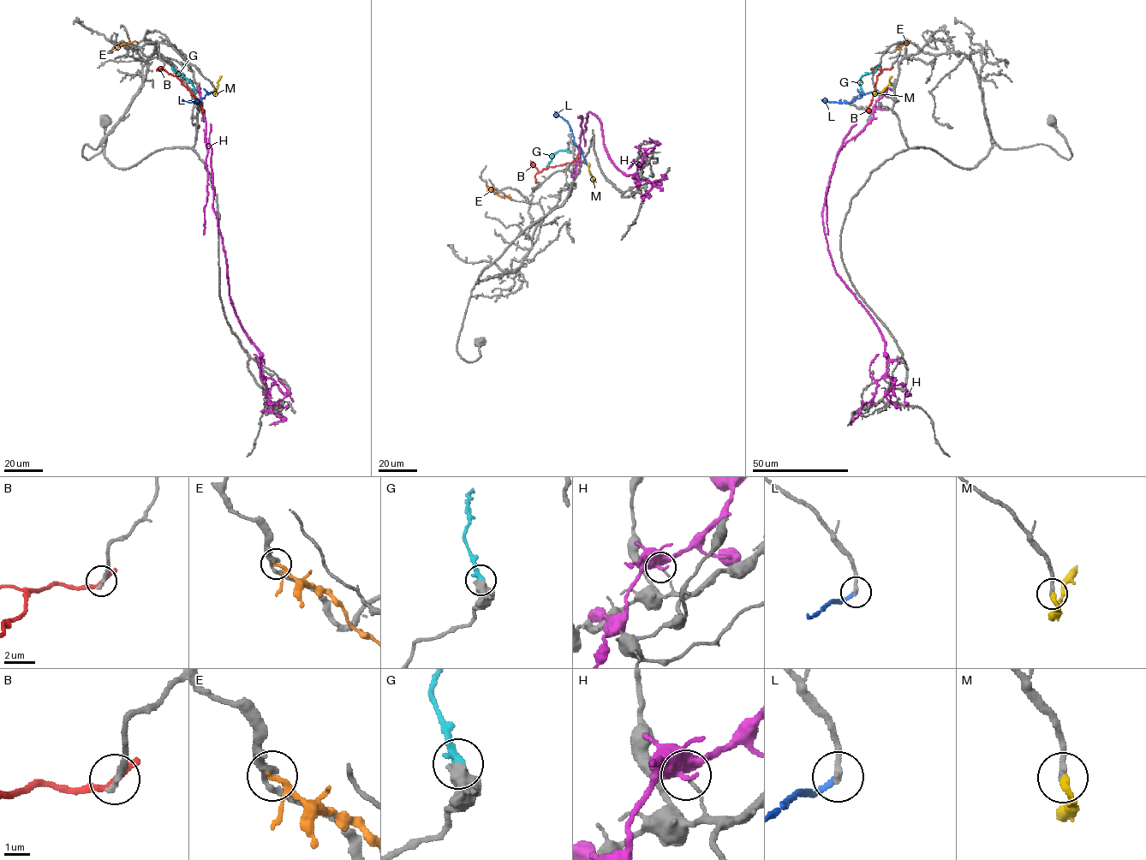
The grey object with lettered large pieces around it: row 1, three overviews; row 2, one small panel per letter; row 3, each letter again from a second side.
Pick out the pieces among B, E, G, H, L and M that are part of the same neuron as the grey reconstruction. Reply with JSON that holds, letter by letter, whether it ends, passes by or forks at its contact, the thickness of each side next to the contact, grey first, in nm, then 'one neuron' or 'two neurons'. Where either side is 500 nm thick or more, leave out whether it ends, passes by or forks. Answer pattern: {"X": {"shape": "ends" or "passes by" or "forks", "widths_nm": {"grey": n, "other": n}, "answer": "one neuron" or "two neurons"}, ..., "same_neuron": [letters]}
{"B": {"shape": "ends", "widths_nm": {"grey": 280, "other": 320}, "answer": "two neurons"}, "E": {"shape": "passes by", "widths_nm": {"grey": 380, "other": 170}, "answer": "two neurons"}, "G": {"widths_nm": {"grey": 600, "other": 400}, "answer": "two neurons"}, "H": {"shape": "forks", "widths_nm": {"grey": 110, "other": 360}, "answer": "two neurons"}, "L": {"shape": "ends", "widths_nm": {"grey": 280, "other": 320}, "answer": "two neurons"}, "M": {"shape": "passes by", "widths_nm": {"grey": 240, "other": 190}, "answer": "one neuron"}, "same_neuron": ["M"]}

